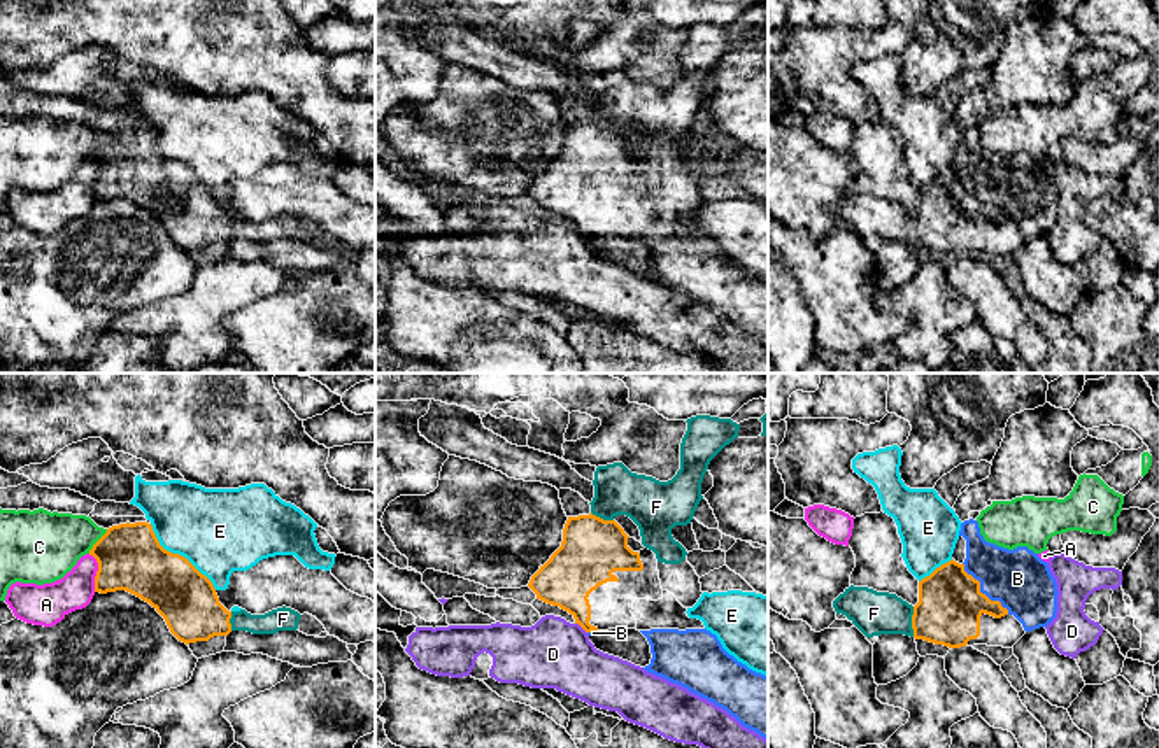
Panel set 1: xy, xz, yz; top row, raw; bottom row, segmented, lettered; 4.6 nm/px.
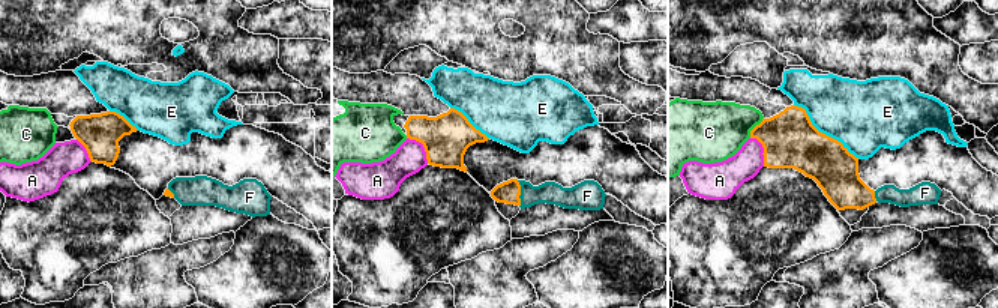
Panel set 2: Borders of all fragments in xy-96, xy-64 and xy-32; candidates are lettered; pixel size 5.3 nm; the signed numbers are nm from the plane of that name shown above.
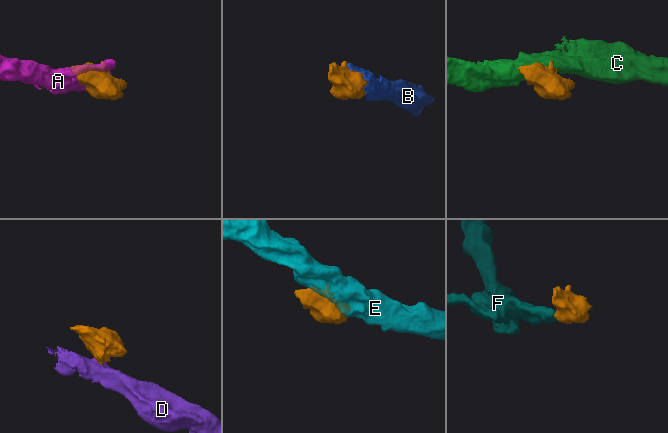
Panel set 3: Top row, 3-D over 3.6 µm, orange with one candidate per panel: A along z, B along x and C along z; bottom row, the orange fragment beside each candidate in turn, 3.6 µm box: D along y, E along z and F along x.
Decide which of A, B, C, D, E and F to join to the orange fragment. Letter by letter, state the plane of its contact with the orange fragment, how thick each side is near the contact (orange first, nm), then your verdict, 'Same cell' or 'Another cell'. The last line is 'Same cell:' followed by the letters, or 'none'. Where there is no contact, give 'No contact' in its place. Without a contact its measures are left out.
A: Touches orange in xy. Thickness 300 nm (orange) against 180 nm. Another cell
B: Touches orange in yz. Thickness 300 nm (orange) against 280 nm. Same cell
C: Touches orange in xy. Thickness 300 nm (orange) against 320 nm. Another cell
D: Touches orange in xz. Thickness 240 nm (orange) against 320 nm. Another cell
E: Touches orange in xy. Thickness 300 nm (orange) against 380 nm. Another cell
F: Touches orange in yz. Thickness 300 nm (orange) against 200 nm. Same cell
Same cell: B, F

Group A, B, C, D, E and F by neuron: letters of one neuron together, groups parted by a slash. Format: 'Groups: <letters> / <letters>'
Groups: A / B F / C / D / E

